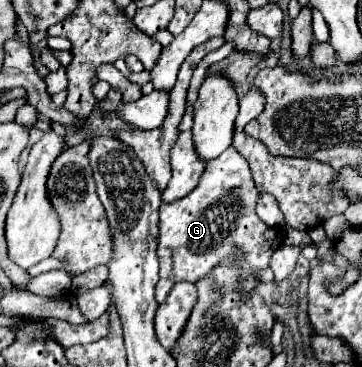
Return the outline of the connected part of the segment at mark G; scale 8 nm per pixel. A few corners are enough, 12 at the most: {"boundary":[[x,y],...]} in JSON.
{"boundary":[[230,146],[188,196],[160,206],[158,304],[244,252],[258,288],[280,238],[256,216],[248,162]]}

